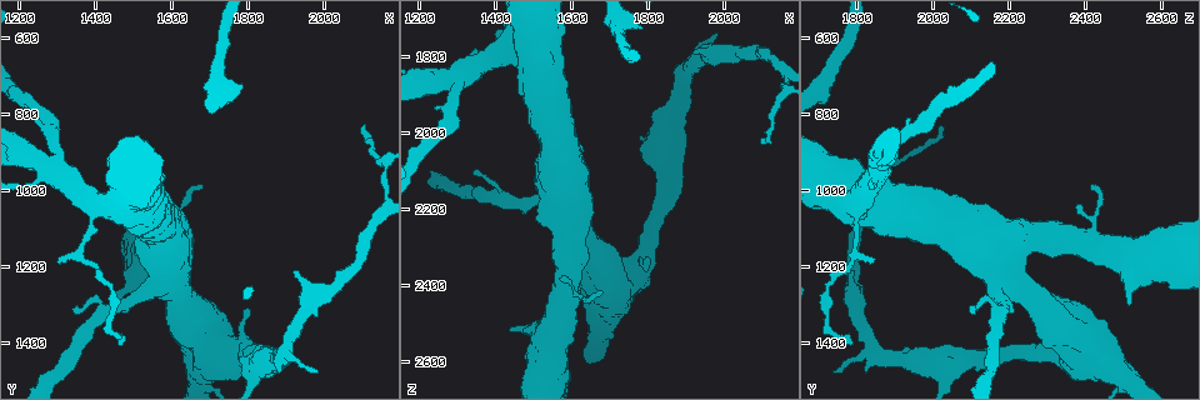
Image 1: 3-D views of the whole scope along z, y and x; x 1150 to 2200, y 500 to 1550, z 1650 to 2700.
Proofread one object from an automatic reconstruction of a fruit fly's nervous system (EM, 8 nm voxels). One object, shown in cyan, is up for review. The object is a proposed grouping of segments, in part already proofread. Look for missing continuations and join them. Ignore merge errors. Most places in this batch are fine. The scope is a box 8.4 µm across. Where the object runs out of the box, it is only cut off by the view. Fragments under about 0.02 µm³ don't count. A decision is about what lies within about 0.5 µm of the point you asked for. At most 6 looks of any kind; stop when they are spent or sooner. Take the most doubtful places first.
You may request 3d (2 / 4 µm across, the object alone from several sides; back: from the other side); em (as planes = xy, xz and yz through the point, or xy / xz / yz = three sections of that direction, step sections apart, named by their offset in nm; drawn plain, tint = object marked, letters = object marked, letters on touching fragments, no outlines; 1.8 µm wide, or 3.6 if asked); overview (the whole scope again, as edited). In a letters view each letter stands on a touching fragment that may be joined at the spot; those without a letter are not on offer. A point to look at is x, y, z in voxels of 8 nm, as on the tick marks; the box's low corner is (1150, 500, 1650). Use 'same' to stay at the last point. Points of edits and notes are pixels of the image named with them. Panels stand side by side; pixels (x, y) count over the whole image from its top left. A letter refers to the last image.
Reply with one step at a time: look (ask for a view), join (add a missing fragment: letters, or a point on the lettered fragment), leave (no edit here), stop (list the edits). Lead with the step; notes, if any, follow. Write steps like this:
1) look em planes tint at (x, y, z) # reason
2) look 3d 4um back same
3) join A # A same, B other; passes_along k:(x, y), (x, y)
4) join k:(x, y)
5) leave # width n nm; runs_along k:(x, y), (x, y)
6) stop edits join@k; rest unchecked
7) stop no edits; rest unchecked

look em planes letters at (1685, 995, 2410) # an open end

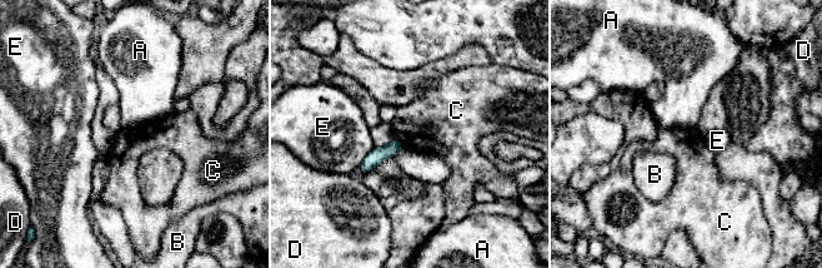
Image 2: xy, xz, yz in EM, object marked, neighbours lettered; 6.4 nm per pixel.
leave # A other, B other, C other, D other, E other; border 2:(395, 137), (405, 147); none of them fits

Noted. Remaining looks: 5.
look em 3.6um planes tint at (2100, 840, 2020) # end of a long branch

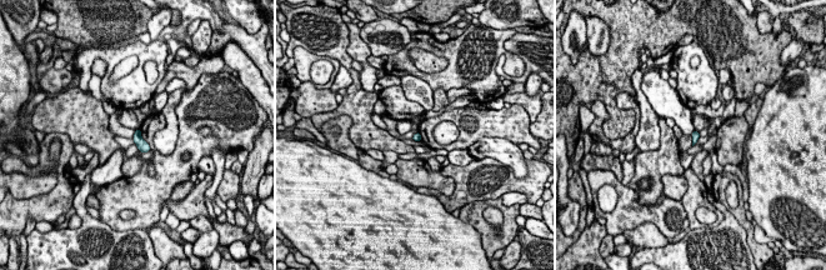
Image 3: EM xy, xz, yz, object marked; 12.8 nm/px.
look em 3.6um planes letters same # see the neighbours

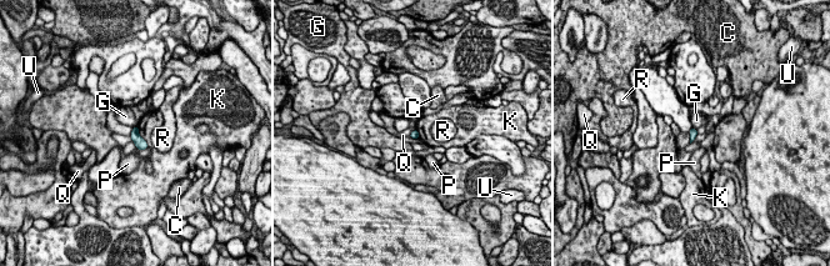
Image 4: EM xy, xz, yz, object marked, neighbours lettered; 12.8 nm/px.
leave # C other, G other, K other, P other, Q other, R other, U other; border 4:(688, 132), (690, 142); no lettered fragment goes on from it

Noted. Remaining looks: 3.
look 3d 4um at (1300, 950, 1855) # four-way junction

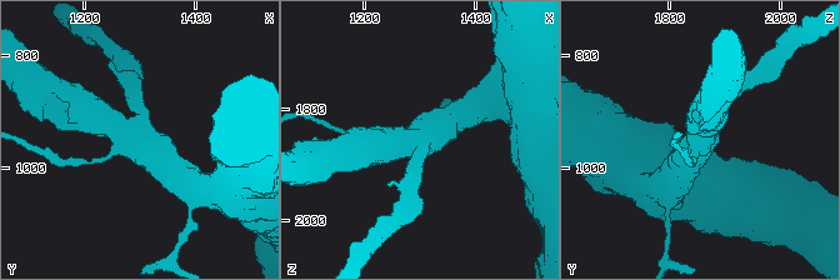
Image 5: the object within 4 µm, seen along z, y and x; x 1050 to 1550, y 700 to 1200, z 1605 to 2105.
look em yz step 16 tint at (1300, 950, 1855) # arms 4

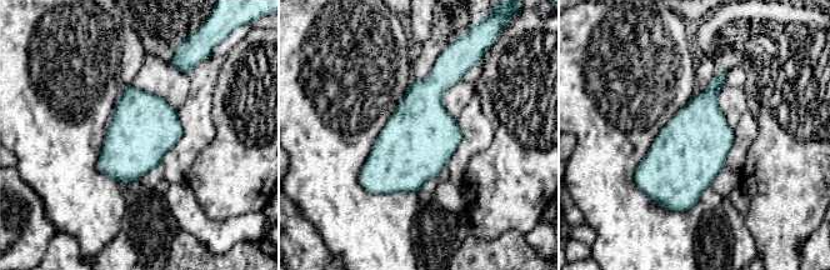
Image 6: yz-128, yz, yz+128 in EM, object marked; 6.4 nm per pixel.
look em planes letters same # another direction

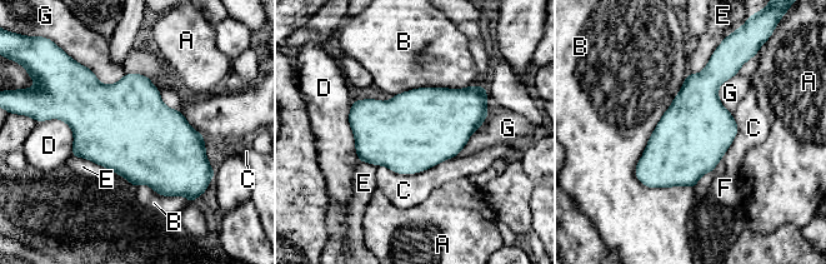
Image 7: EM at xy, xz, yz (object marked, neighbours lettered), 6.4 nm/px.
leave # A other, B other, C other, D other, E other, F other, G other; border 7:(687, 73), (636, 165), (647, 188); no lettered fragment goes on from it

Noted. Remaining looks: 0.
stop no edits; rest unchecked

